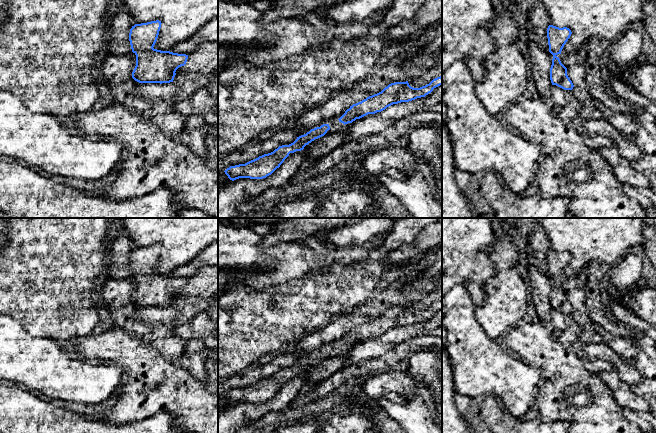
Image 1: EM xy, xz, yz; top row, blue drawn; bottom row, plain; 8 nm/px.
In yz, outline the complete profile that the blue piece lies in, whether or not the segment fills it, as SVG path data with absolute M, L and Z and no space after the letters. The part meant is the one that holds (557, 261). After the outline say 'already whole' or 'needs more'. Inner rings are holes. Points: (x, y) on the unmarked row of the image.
M549 249L547 252L549 276L553 279L550 304L552 309L556 309L564 314L572 314L574 309L567 299L567 292L561 287L557 279L561 278L571 258L571 254L567 251L559 252Z; already whole

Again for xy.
M161 245L135 248L130 253L129 265L136 279L132 302L139 307L173 306L176 294L184 290L188 279L154 273Z; already whole

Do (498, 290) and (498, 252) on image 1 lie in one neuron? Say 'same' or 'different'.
same

